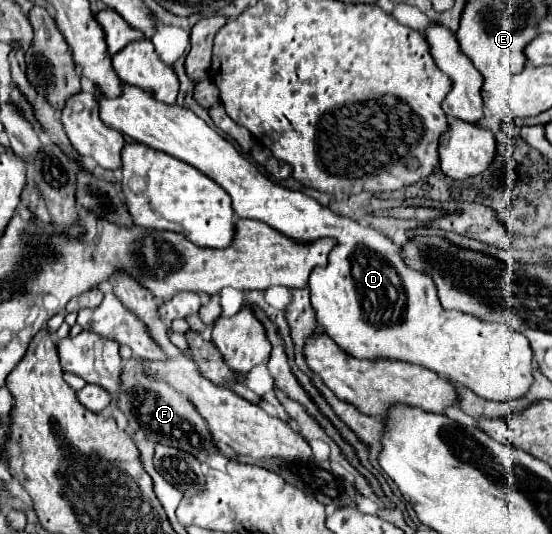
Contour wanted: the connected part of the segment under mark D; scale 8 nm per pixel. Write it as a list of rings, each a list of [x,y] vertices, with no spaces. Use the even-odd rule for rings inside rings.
[[[126,83],[120,97],[116,99],[98,97],[98,101],[100,101],[100,119],[108,127],[120,131],[122,135],[128,135],[136,143],[144,143],[156,151],[168,153],[196,167],[210,179],[214,179],[232,197],[232,209],[238,217],[264,221],[282,235],[292,237],[296,243],[314,243],[322,237],[330,237],[336,241],[336,247],[330,251],[328,257],[328,267],[314,269],[310,273],[308,289],[310,289],[310,303],[316,311],[316,321],[320,321],[324,333],[332,335],[332,339],[340,343],[340,347],[346,353],[358,359],[390,357],[390,359],[416,363],[442,377],[448,377],[450,381],[462,387],[468,387],[470,391],[474,391],[484,399],[494,399],[494,401],[508,401],[514,397],[522,397],[532,385],[532,349],[528,345],[528,339],[508,329],[506,325],[488,323],[468,313],[442,309],[430,275],[424,275],[424,271],[412,271],[412,267],[408,267],[400,257],[400,249],[376,229],[362,227],[356,221],[342,217],[330,211],[328,207],[322,207],[312,197],[300,191],[284,189],[278,183],[270,181],[248,159],[244,159],[226,139],[222,139],[214,129],[210,129],[198,115],[194,115],[192,111],[180,105],[166,105],[162,101],[156,101],[146,91]]]

